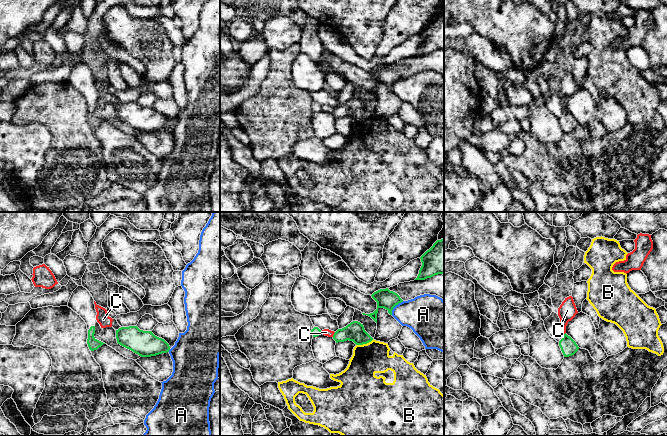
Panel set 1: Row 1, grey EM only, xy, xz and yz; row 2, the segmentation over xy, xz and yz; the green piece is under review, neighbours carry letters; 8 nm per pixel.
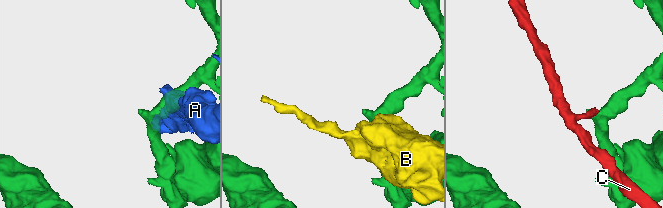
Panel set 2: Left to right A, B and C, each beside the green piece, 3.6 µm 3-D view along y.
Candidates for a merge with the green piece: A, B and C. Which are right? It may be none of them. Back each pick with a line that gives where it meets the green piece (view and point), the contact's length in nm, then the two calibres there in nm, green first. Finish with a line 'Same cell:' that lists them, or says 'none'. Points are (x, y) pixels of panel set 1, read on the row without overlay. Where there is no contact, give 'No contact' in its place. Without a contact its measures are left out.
Same cell: none

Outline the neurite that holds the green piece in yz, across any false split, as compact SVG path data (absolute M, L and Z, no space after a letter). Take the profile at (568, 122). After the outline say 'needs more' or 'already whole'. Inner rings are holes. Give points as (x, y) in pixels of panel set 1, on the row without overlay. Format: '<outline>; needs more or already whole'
M566 109L563 111L562 115L559 117L559 122L561 124L561 127L564 133L569 133L574 131L579 125L576 118Z; already whole

